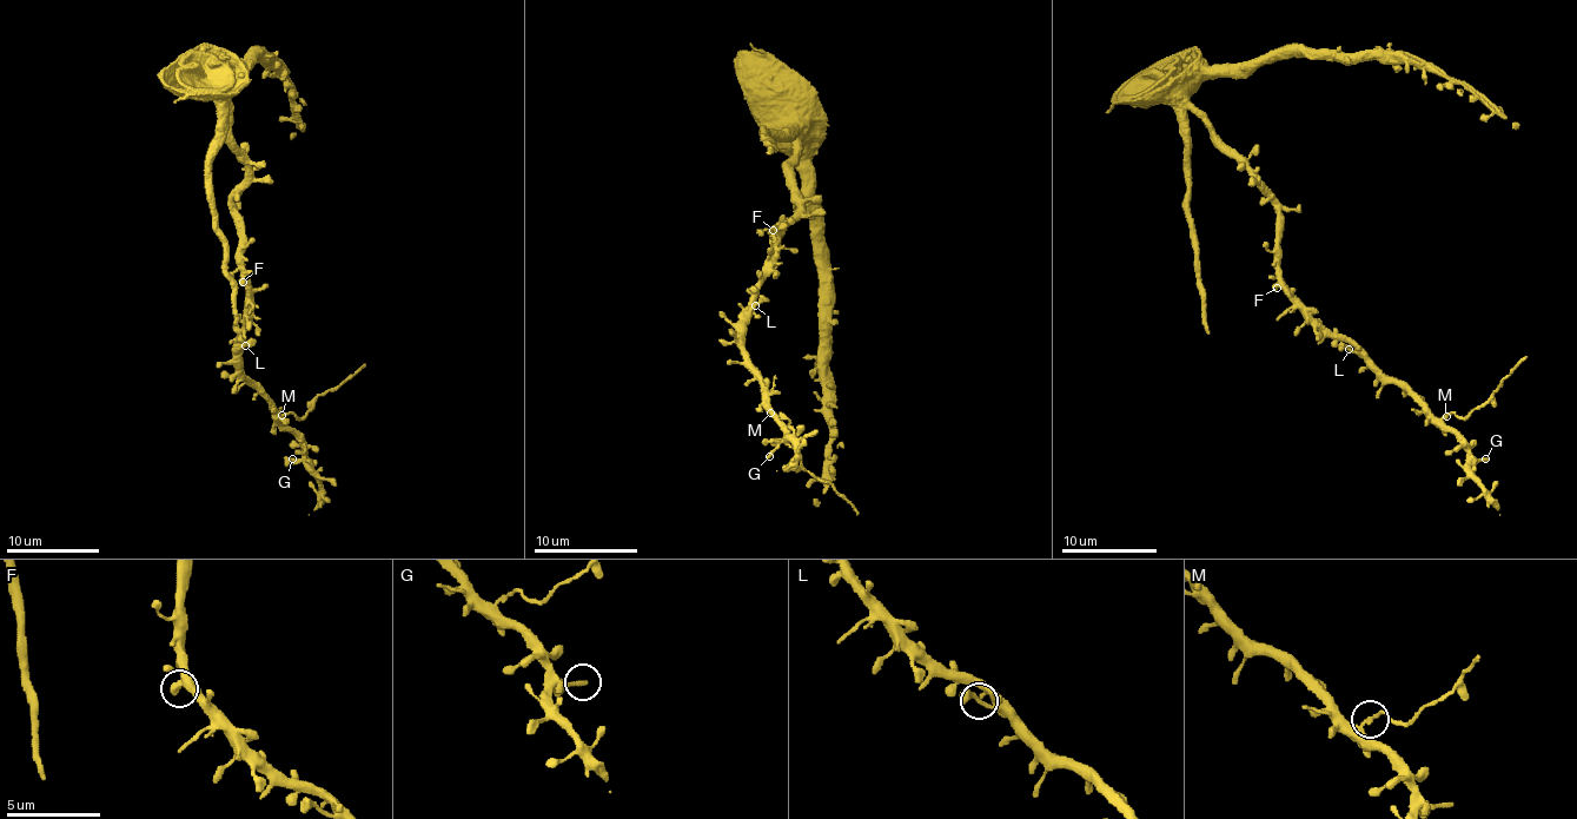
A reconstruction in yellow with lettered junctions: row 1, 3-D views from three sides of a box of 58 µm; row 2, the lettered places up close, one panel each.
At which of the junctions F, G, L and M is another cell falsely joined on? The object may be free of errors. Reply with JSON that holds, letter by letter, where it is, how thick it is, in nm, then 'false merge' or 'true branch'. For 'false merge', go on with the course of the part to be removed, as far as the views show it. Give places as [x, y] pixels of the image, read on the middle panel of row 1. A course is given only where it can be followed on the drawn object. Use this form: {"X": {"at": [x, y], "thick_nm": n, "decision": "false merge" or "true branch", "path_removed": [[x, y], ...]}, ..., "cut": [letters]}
{"F": {"at": [773, 230], "thick_nm": 380, "decision": "true branch"}, "G": {"at": [769, 456], "thick_nm": 220, "decision": "true branch"}, "L": {"at": [755, 305], "thick_nm": 240, "decision": "true branch"}, "M": {"at": [770, 413], "thick_nm": 160, "decision": "false merge", "path_removed": [[770, 414], [800, 455], [802, 466], [823, 479], [859, 514]]}, "cut": ["M"]}

